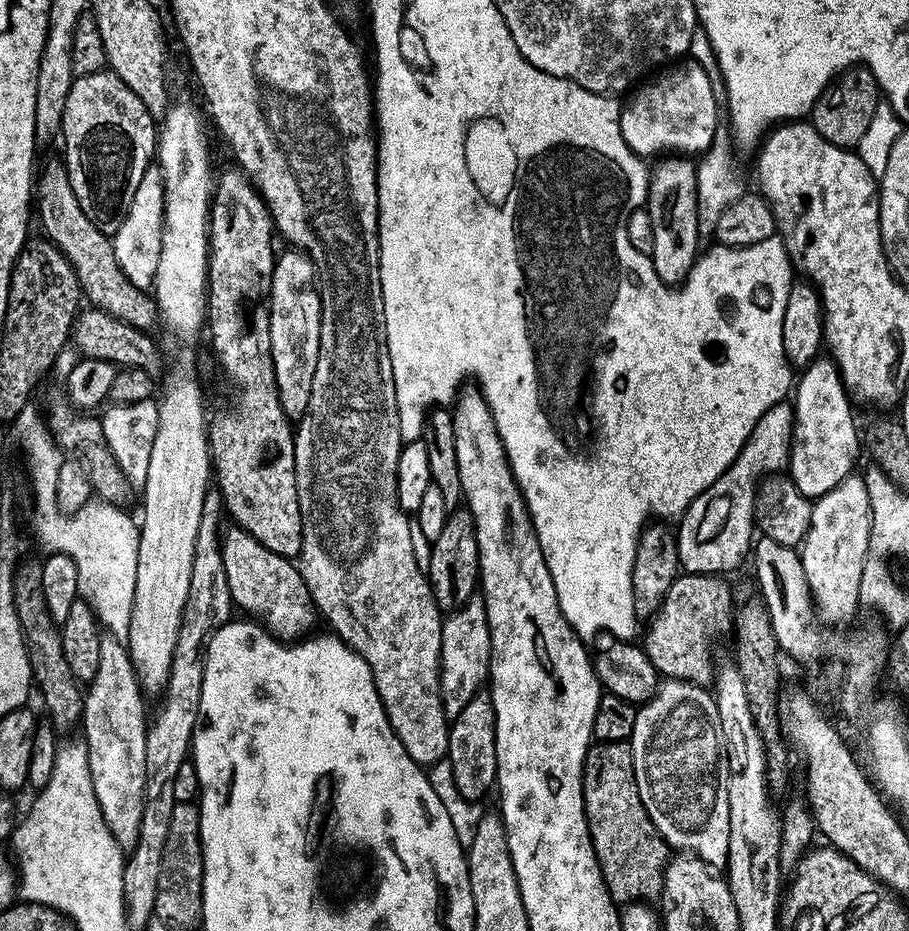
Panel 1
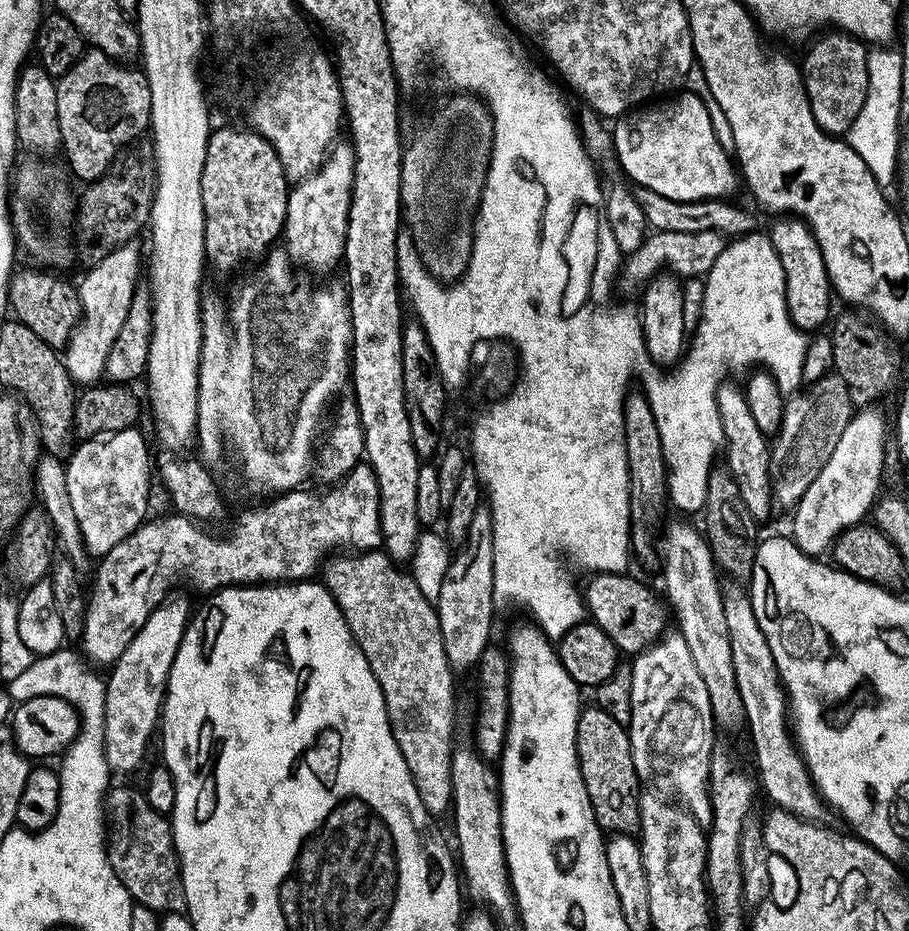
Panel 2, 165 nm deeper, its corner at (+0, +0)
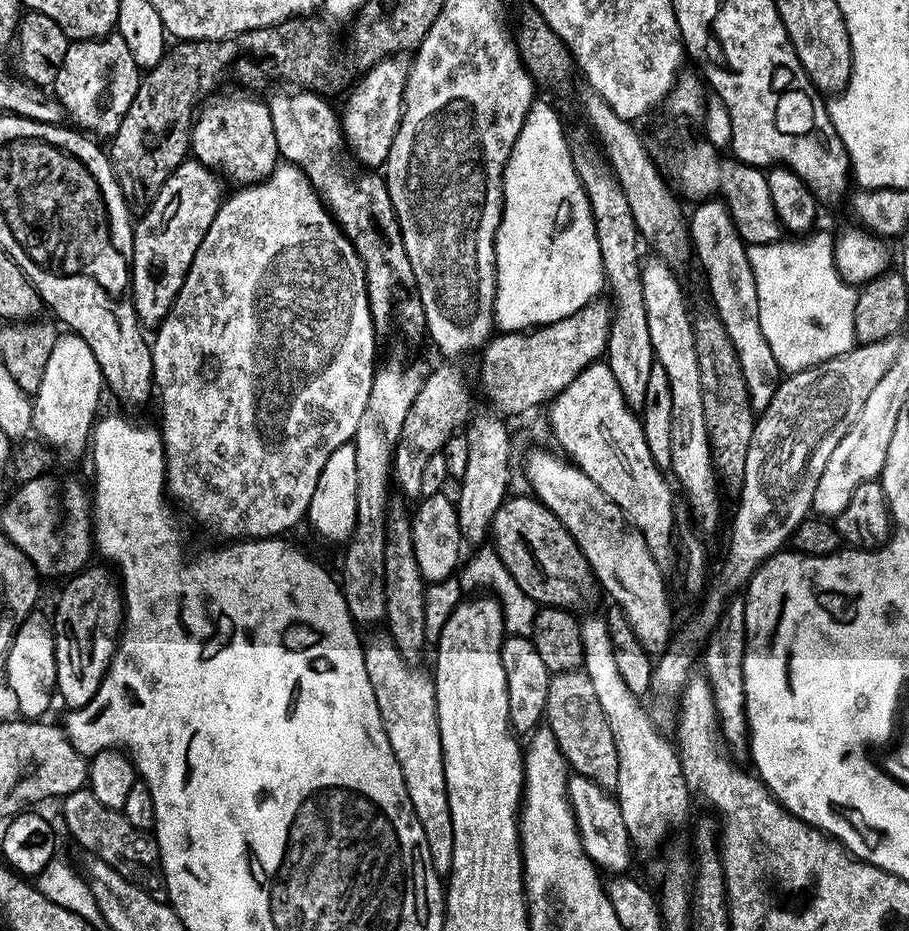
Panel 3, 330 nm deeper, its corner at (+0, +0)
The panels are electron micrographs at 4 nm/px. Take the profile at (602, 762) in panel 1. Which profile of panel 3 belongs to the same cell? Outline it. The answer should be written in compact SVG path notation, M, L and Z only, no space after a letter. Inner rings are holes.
M557 672L550 682L546 698L546 726L554 734L560 753L568 761L568 767L577 776L585 776L599 788L614 790L618 786L618 746L614 746L614 734L610 734L610 722L602 714L594 682L583 672Z

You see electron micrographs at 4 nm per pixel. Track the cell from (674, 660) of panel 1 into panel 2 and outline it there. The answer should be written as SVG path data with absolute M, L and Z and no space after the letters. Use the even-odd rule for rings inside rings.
M601 572L589 580L592 581L588 589L585 587L582 592L587 615L614 641L621 653L643 652L665 635L664 623L670 620L665 601L659 595L656 597L642 581L635 580L632 574L618 572Z

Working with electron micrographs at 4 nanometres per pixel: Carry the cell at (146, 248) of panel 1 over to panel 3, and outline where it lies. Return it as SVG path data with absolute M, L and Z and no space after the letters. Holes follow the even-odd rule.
M65 331L57 335L50 362L46 362L46 374L42 374L42 386L38 386L32 400L35 435L59 459L61 456L64 460L76 460L83 452L85 455L101 411L100 395L105 395L105 392L104 375L98 366L98 358L94 358L94 350L90 350L90 346L86 346L86 342L75 332Z

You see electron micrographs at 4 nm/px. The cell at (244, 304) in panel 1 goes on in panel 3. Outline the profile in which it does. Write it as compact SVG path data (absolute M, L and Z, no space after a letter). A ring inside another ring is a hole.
M252 96L215 100L199 109L198 119L192 125L191 155L221 177L232 179L236 186L259 184L266 180L281 159L267 103Z

